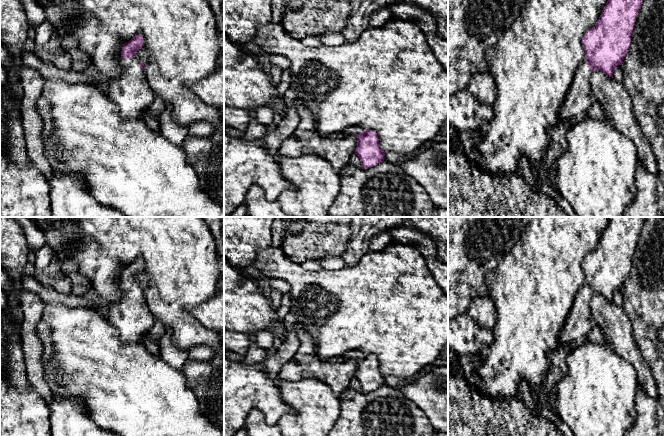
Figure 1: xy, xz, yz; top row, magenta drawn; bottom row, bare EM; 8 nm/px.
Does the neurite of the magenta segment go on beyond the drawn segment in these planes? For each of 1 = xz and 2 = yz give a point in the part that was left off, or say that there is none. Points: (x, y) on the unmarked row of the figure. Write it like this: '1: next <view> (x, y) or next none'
1: next xz (349, 355)
2: next yz (581, 320)

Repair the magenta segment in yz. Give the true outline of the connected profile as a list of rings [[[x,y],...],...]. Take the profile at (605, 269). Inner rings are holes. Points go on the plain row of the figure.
[[[609,217],[609,224],[595,250],[583,260],[585,284],[577,293],[561,330],[559,347],[550,357],[545,390],[555,387],[565,376],[567,355],[587,341],[589,332],[596,325],[591,306],[593,296],[600,294],[613,301],[615,291],[622,289],[644,221],[645,217]]]

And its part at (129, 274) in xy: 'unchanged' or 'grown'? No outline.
grown

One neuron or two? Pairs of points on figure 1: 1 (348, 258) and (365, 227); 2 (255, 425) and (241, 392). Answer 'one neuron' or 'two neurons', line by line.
1: one neuron
2: two neurons

